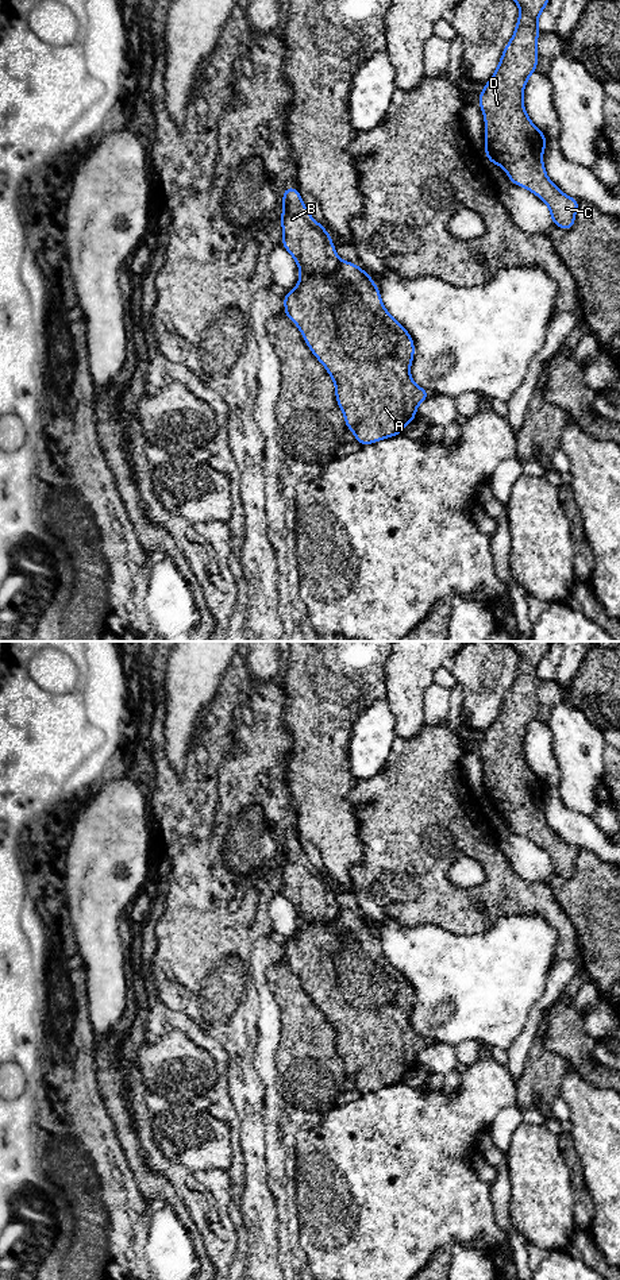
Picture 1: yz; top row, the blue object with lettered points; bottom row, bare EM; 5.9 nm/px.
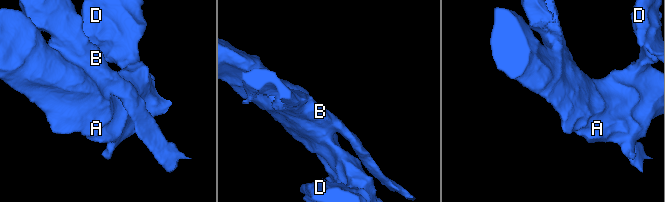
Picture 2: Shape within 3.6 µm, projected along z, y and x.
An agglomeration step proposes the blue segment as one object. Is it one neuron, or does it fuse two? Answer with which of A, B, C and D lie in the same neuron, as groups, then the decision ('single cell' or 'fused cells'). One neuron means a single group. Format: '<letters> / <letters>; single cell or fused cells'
A C D / B; fused cells

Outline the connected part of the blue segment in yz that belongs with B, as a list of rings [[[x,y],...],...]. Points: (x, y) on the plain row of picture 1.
[[[297,836],[282,840],[281,894],[293,905],[299,919],[305,924],[332,922],[342,910],[330,880],[316,870]]]

